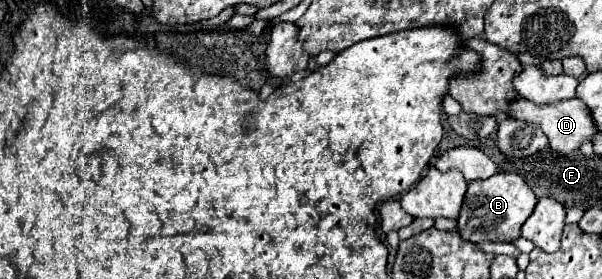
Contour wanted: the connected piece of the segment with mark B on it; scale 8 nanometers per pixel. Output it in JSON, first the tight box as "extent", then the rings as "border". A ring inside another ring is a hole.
{"extent":[458,173,536,241],"border":[[[496,173],[490,179],[474,181],[468,185],[464,205],[458,217],[458,233],[466,241],[514,241],[520,237],[522,223],[532,215],[536,207],[536,195],[530,185],[516,173]],[[478,233],[492,233],[494,239],[478,239]]]}

